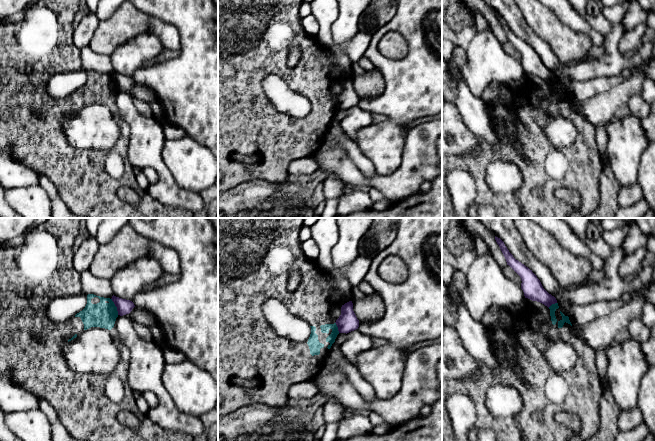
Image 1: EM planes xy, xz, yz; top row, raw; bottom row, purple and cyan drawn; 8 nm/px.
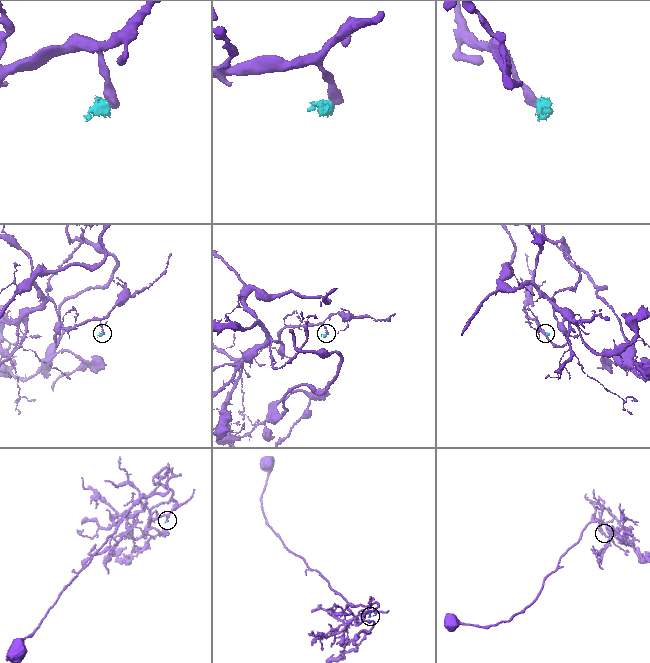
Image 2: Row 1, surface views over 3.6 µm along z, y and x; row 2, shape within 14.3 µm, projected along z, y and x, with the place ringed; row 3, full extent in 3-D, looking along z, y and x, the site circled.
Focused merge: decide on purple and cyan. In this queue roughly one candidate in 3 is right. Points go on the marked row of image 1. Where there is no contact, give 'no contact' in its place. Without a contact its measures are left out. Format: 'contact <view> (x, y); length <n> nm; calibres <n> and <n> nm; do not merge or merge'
contact xy (115, 305); length 150 nm; calibres 120 and 200 nm; do not merge

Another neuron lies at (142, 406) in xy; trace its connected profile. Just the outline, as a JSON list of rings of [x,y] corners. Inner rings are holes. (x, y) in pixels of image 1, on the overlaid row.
[[[141,396],[136,400],[137,403],[137,409],[139,412],[143,415],[147,415],[148,411],[150,410],[146,400]]]

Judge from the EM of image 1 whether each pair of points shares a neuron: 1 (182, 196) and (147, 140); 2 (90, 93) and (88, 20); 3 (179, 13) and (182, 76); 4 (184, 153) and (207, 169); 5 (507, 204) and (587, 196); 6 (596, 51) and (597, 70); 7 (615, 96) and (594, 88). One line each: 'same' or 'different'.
1: same
2: different
3: same
4: same
5: same
6: different
7: different

